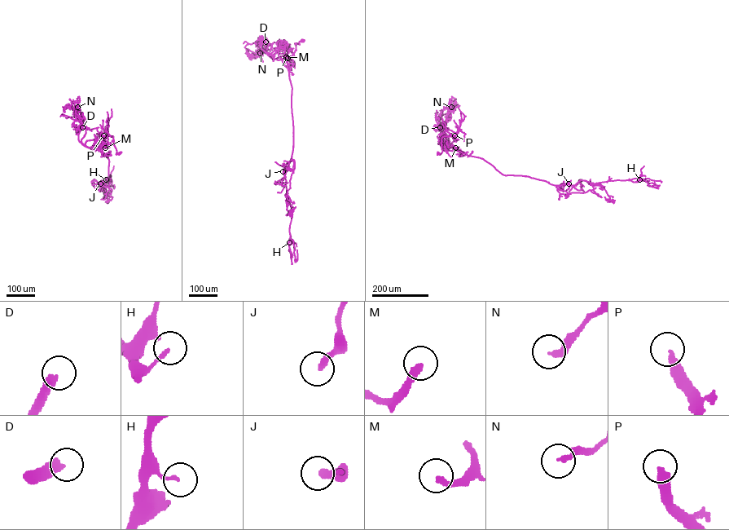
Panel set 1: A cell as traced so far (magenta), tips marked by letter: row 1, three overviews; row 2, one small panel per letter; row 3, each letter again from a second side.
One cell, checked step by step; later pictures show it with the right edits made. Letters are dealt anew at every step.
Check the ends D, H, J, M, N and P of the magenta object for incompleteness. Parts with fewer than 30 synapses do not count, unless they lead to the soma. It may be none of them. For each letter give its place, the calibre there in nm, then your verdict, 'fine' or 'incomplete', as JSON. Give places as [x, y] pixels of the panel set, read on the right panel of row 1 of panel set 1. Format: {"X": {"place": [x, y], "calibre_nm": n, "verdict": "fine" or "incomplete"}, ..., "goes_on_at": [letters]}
{"D": {"place": [440, 127], "calibre_nm": 360, "verdict": "incomplete"}, "H": {"place": [639, 179], "calibre_nm": 130, "verdict": "fine"}, "J": {"place": [568, 183], "calibre_nm": 240, "verdict": "fine"}, "M": {"place": [455, 147], "calibre_nm": 260, "verdict": "incomplete"}, "N": {"place": [451, 107], "calibre_nm": 220, "verdict": "fine"}, "P": {"place": [454, 135], "calibre_nm": 380, "verdict": "incomplete"}, "goes_on_at": ["D", "M", "P"]}

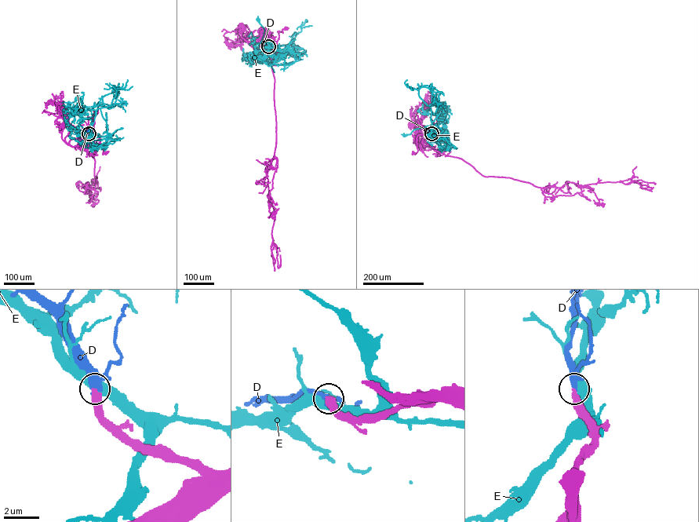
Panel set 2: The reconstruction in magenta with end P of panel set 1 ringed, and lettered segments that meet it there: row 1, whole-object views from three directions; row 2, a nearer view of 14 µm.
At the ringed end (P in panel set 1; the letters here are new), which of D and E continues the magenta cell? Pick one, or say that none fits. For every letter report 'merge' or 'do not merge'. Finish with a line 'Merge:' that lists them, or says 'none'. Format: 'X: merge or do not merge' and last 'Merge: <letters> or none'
D: merge
E: do not merge
Merge: D

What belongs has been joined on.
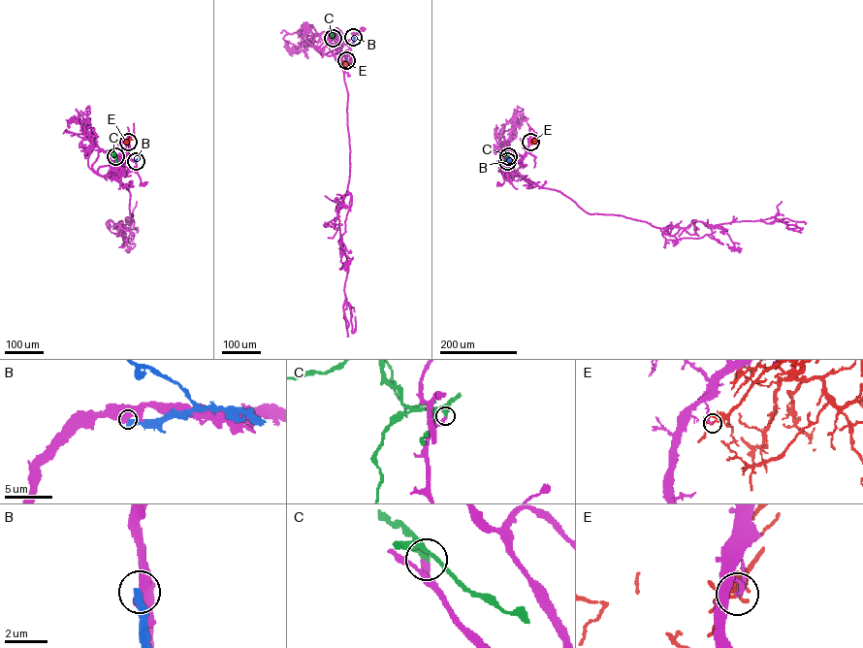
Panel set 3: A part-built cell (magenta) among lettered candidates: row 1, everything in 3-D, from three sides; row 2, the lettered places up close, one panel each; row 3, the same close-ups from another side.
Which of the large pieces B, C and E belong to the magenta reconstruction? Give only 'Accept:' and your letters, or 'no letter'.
Accept: C

